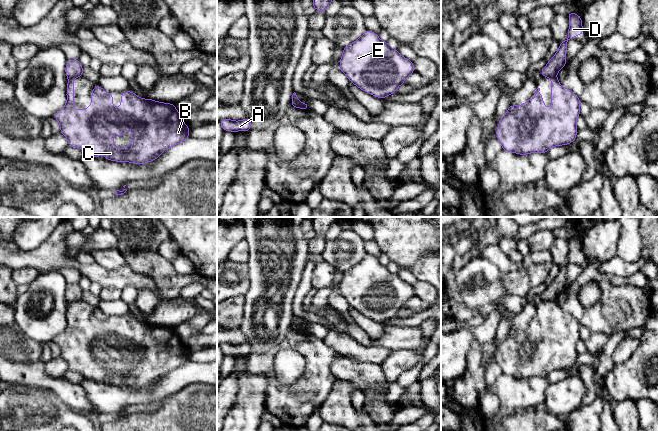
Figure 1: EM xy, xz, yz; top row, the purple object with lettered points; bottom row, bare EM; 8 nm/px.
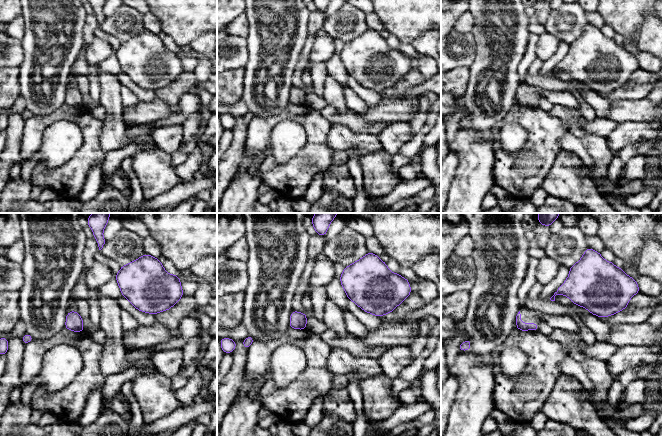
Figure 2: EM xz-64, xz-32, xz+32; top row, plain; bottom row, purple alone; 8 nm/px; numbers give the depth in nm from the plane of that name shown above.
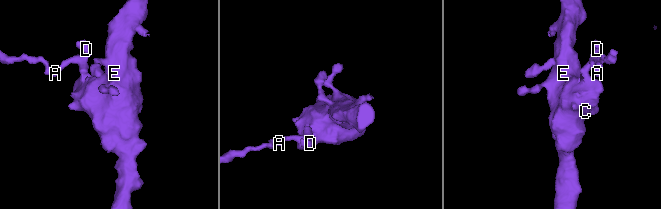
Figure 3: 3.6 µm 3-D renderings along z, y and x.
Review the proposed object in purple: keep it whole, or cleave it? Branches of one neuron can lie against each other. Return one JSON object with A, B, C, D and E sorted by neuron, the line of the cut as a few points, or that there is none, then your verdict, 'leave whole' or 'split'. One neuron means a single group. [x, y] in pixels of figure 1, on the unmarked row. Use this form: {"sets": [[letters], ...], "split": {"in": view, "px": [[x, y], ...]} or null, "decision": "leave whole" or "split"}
{"sets": [["A", "D"], ["B", "C", "E"]], "split": {"in": "xz", "px": [[302, 326], [296, 331]]}, "decision": "split"}

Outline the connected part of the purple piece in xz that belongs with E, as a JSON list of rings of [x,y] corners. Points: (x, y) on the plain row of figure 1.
[[[366,254],[355,266],[343,272],[339,290],[350,306],[381,323],[395,317],[407,301],[415,296],[412,285],[403,281],[397,273],[392,273],[388,266],[382,265],[378,258],[370,254]]]

